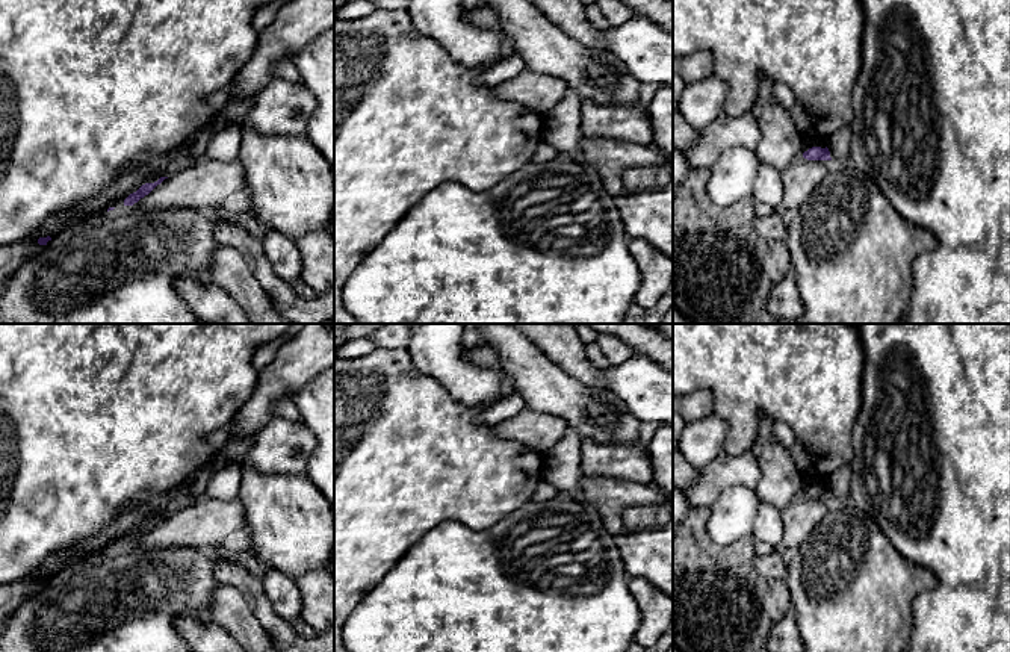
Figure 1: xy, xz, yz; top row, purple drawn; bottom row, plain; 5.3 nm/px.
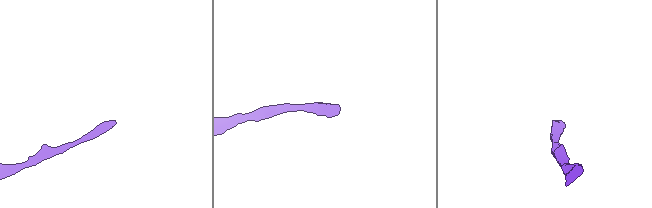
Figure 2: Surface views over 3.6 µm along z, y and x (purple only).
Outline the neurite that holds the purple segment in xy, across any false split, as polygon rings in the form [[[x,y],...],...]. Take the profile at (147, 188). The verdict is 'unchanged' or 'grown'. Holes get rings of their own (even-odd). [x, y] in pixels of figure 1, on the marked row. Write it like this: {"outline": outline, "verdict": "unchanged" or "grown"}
{"outline": [[[160,177],[157,182],[154,183],[145,183],[142,185],[136,192],[130,194],[125,200],[124,200],[124,206],[133,206],[135,203],[138,203],[141,198],[144,198],[145,195],[148,195],[157,185],[160,185],[165,179],[168,177]]], "verdict": "unchanged"}

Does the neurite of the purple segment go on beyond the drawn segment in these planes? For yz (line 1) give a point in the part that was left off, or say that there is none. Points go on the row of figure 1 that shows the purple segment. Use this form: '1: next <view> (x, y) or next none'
1: next none

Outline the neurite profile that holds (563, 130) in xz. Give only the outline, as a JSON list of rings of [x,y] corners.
[[[569,88],[562,101],[544,113],[544,142],[556,148],[561,156],[585,163],[579,145],[581,103],[579,95]]]

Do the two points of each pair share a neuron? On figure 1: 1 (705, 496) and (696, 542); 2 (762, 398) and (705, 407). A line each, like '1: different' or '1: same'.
1: different
2: different

